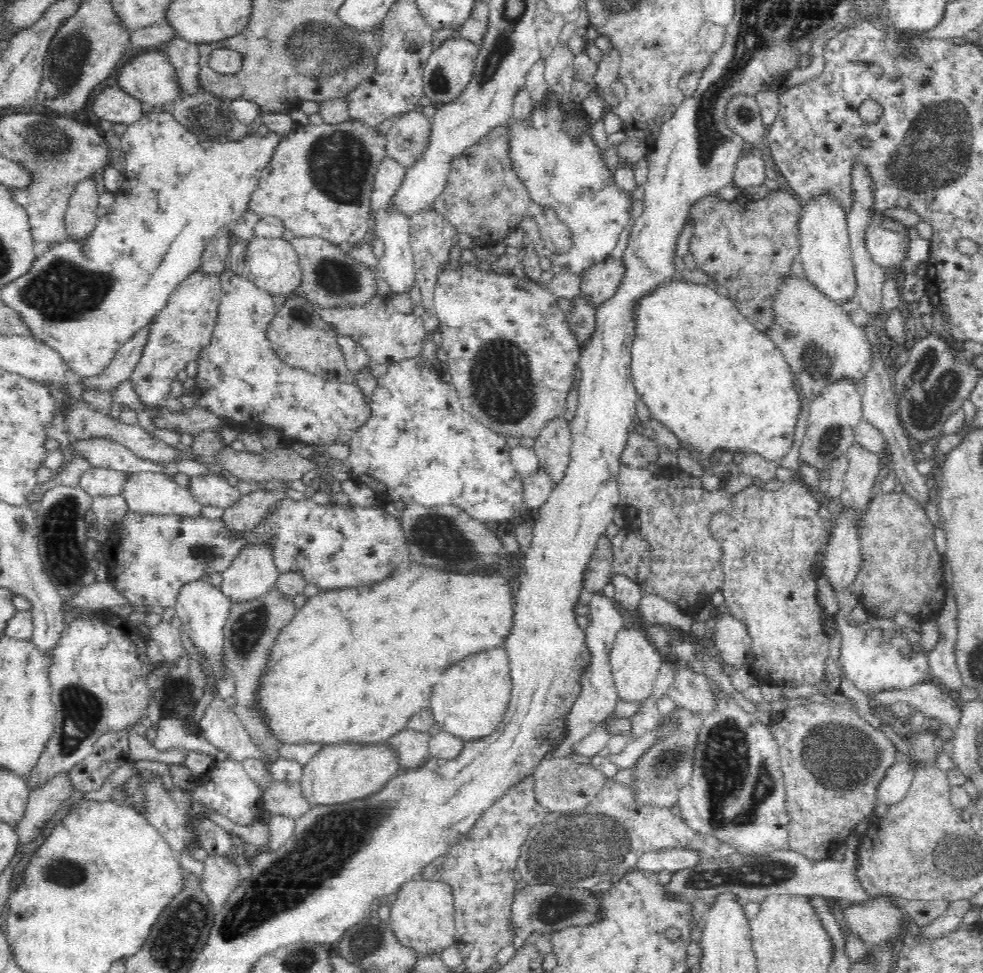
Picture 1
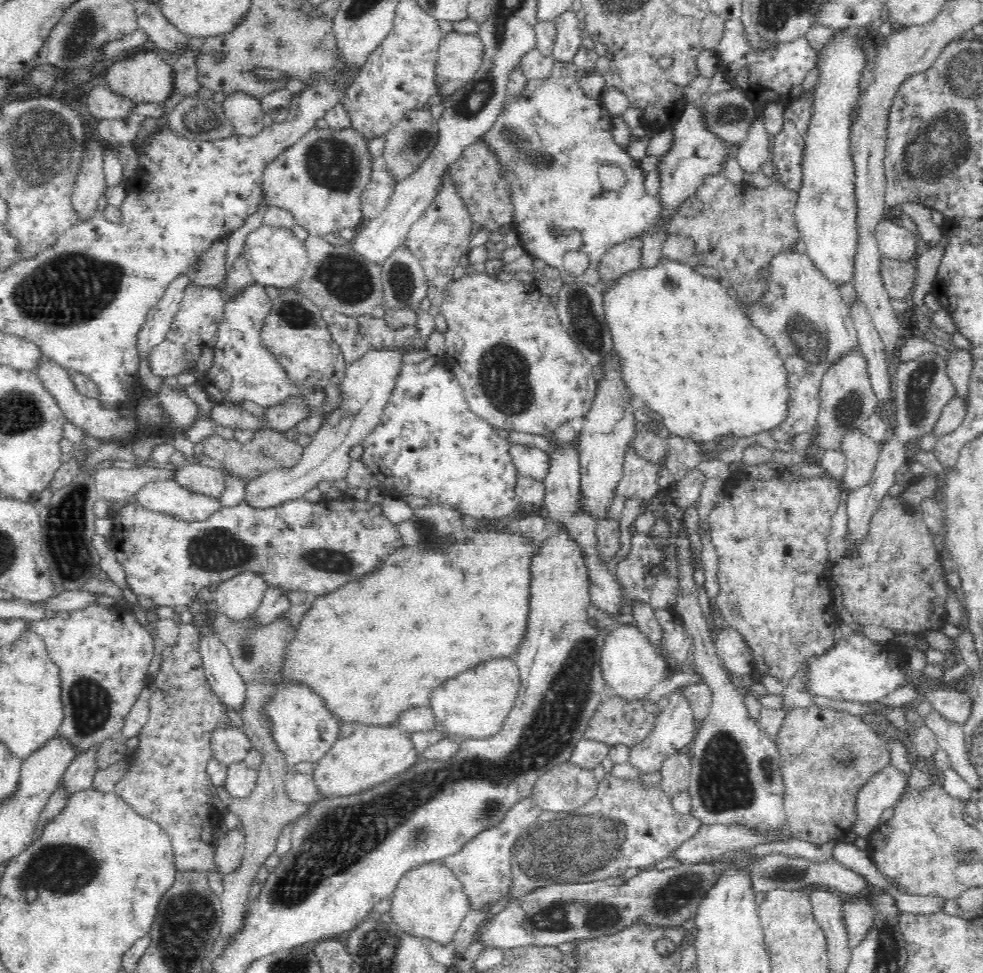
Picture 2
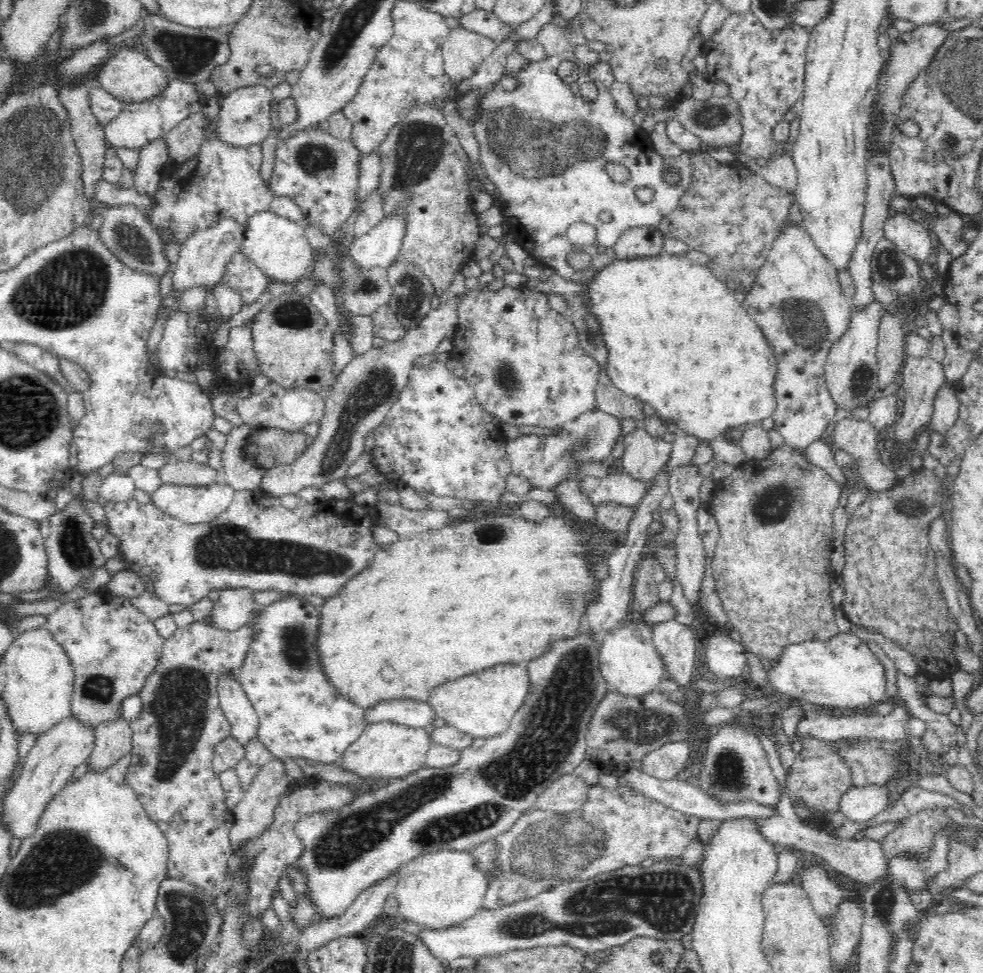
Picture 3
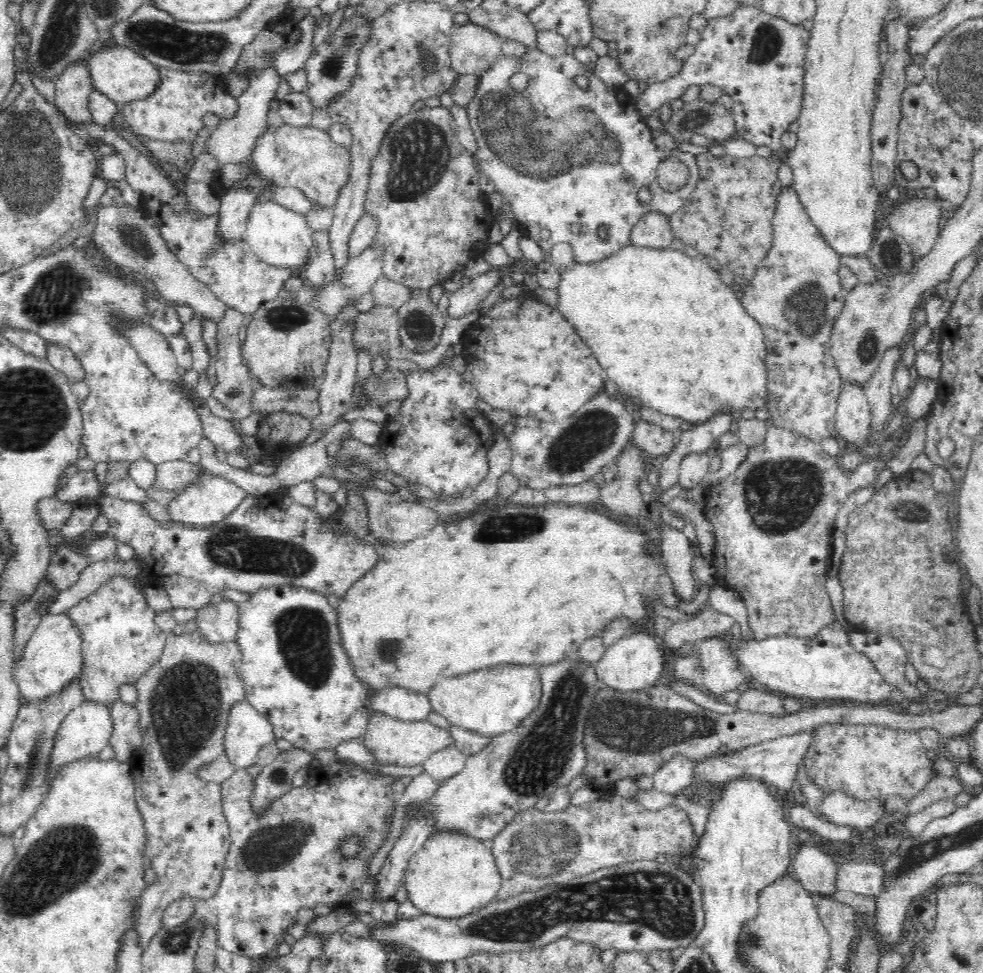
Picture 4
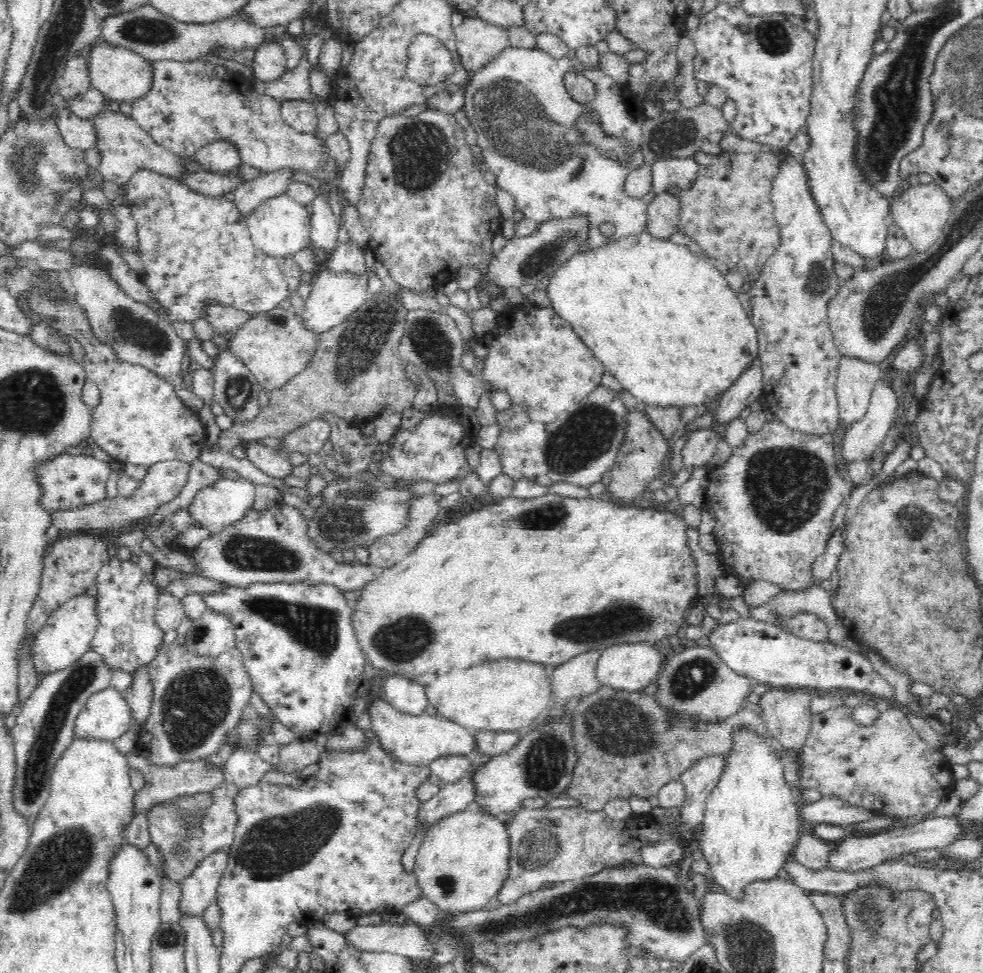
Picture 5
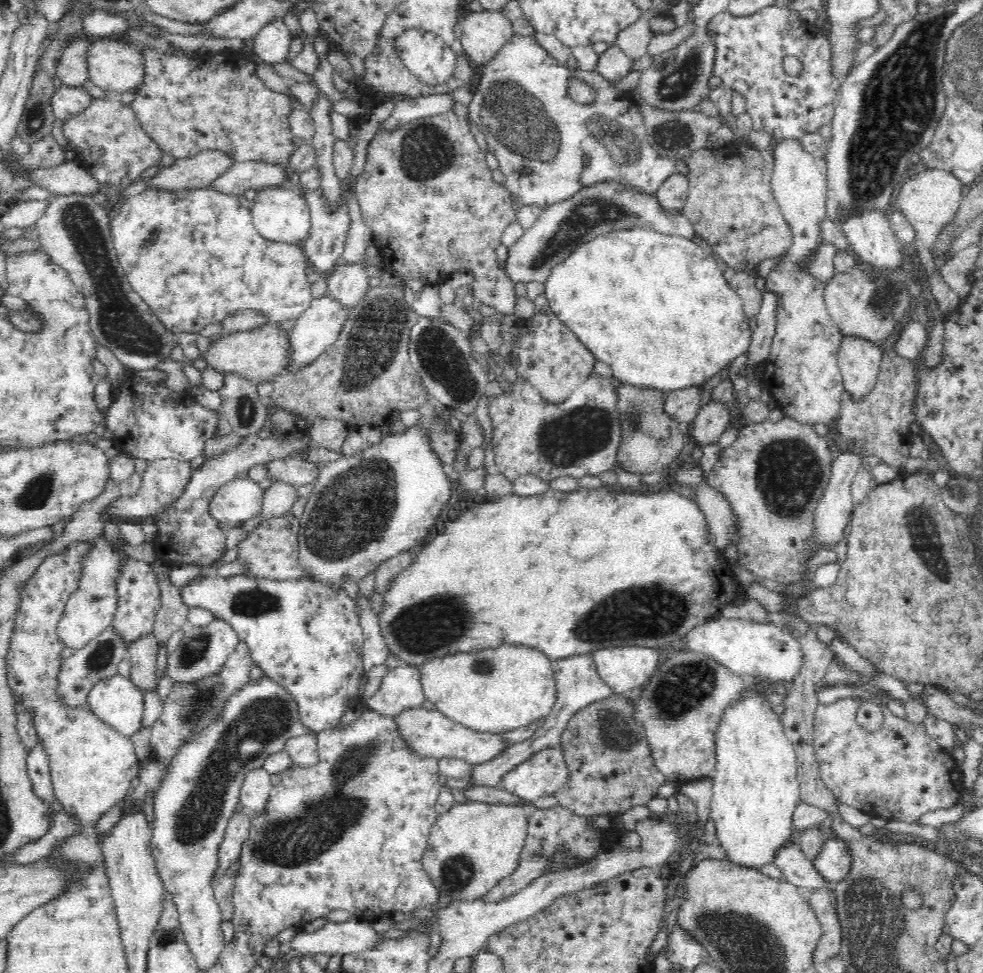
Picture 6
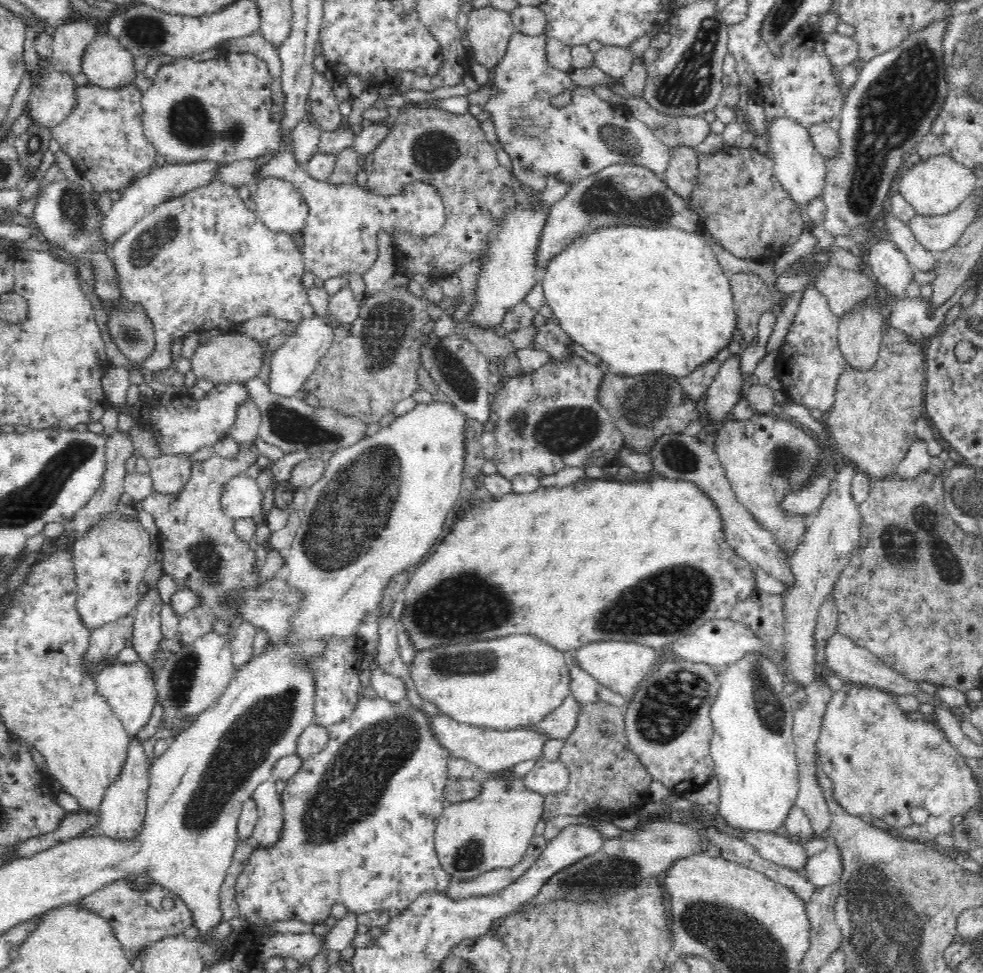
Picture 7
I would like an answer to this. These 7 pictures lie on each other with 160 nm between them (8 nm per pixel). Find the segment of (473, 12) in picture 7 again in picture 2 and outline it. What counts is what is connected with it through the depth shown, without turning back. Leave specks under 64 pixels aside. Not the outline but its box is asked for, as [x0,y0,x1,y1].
[433,31,483,98]

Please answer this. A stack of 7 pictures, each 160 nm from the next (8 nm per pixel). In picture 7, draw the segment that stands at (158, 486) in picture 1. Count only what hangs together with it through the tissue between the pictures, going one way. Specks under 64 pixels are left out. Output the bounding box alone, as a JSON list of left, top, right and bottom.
[220,473,262,518]

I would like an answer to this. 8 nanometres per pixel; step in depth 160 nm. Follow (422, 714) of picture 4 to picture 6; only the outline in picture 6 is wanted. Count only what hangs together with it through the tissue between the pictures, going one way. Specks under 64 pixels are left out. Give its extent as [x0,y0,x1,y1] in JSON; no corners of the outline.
[362,663,425,717]

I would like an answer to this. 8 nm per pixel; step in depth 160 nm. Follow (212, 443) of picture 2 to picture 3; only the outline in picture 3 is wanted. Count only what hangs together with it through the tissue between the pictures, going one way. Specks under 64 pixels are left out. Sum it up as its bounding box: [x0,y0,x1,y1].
[243,428,306,469]

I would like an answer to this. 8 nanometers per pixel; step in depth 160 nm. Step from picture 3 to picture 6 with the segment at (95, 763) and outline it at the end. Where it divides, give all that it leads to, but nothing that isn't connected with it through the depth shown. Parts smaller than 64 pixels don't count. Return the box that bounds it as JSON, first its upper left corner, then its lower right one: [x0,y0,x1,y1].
[127,636,159,694]

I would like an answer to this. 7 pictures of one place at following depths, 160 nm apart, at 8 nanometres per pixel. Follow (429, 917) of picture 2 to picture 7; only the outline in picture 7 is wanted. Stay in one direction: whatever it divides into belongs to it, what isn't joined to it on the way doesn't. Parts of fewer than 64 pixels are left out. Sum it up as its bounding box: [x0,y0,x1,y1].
[434,775,544,883]

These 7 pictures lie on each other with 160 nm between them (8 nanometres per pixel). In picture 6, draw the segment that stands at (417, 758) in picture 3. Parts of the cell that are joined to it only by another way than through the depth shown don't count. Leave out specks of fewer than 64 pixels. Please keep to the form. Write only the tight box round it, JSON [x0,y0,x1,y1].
[391,707,507,764]

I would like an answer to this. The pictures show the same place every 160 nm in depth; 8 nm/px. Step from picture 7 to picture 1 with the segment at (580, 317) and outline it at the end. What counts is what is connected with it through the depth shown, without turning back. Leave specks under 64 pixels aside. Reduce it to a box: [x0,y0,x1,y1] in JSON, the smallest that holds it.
[631,279,802,462]

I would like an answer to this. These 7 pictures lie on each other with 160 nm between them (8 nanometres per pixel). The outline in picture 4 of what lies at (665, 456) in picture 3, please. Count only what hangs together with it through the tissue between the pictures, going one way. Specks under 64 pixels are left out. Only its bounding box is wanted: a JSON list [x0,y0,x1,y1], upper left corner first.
[630,420,675,467]

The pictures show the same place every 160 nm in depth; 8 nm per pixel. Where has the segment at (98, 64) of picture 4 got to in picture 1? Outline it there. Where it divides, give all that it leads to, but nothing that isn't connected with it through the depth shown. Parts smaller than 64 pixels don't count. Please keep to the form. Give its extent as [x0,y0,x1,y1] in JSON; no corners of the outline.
[116,51,182,107]

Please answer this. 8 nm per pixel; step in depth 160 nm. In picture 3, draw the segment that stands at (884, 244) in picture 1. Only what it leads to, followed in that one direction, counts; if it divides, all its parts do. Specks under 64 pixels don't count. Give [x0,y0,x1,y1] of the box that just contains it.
[883,212,932,261]

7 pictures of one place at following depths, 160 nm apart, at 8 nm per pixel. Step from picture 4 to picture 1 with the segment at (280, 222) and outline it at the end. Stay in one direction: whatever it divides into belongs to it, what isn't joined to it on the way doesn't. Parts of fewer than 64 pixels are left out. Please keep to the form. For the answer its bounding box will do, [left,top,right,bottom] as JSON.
[245,237,302,298]

